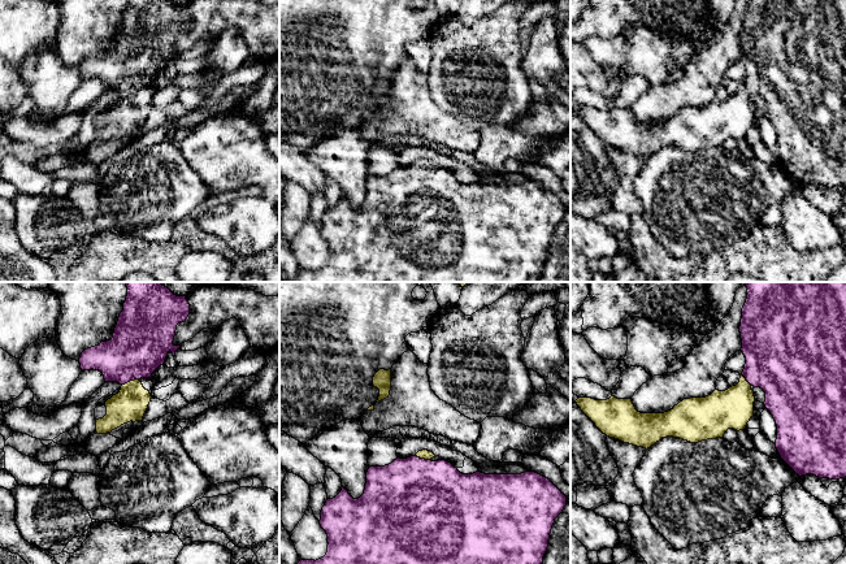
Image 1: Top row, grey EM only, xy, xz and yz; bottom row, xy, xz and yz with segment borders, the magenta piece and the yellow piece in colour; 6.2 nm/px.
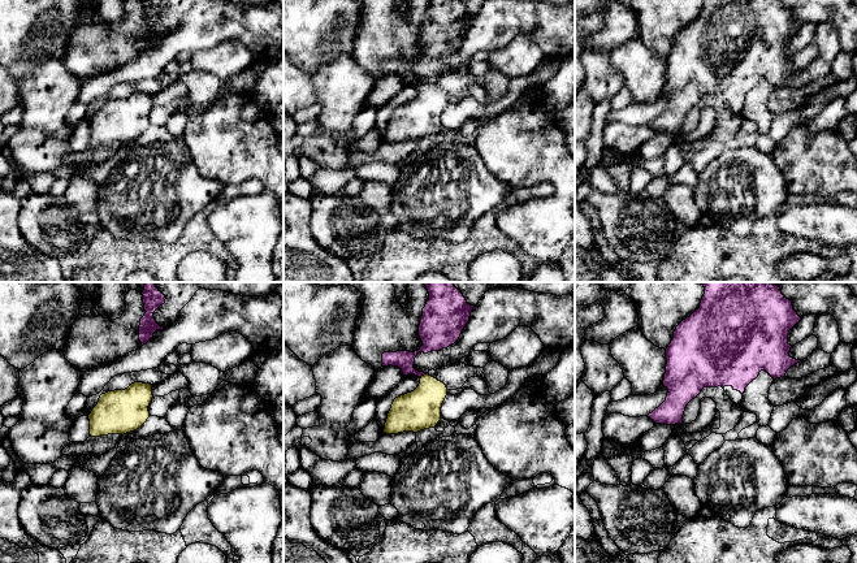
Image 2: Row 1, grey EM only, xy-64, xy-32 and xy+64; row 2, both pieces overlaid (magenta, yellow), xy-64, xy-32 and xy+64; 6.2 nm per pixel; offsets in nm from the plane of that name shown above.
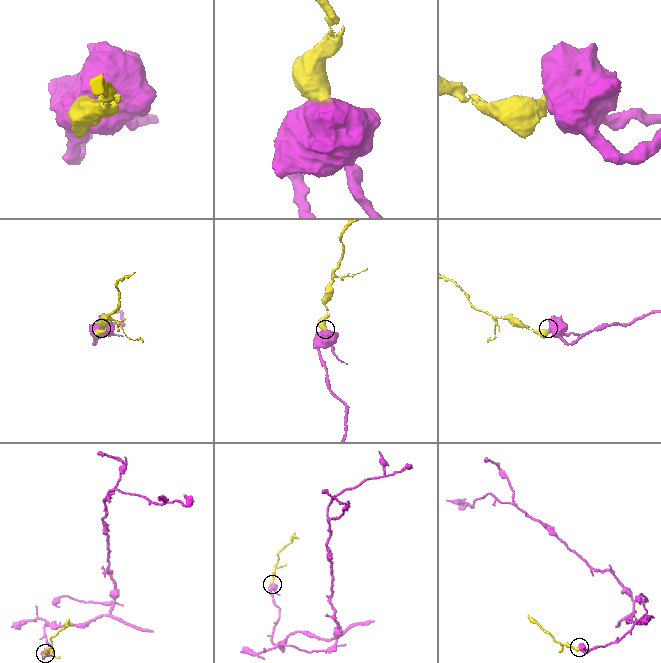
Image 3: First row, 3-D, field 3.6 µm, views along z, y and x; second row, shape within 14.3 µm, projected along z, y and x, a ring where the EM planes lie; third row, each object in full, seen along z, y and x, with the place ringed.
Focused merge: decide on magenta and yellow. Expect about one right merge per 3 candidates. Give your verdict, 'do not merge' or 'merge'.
merge

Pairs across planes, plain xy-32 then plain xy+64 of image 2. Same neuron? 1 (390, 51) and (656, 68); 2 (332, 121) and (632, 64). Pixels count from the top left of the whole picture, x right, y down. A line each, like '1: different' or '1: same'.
1: different
2: same

